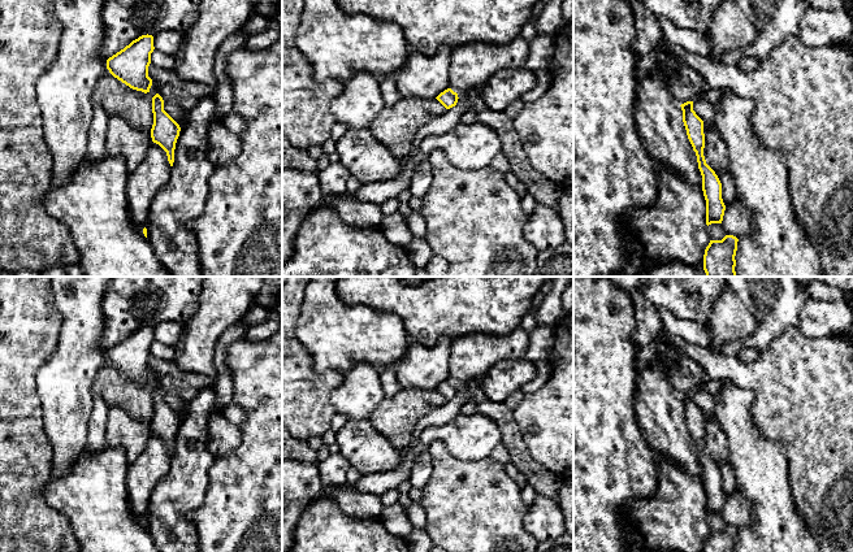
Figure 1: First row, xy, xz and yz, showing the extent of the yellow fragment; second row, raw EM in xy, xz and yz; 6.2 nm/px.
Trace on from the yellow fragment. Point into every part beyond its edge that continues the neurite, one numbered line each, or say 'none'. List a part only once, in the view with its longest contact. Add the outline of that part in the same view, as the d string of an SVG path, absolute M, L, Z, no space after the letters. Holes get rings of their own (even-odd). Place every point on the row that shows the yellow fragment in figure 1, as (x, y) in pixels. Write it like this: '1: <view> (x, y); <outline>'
none

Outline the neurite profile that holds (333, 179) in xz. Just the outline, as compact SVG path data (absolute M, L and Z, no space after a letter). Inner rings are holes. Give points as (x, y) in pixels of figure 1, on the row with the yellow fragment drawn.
M330 162L324 170L320 170L319 181L324 196L345 194L350 177L350 171L341 162Z

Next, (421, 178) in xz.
M428 158L421 160L411 178L410 190L412 196L423 197L432 183L432 165Z

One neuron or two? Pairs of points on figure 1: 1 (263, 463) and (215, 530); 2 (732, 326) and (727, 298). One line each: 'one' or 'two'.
1: one
2: one

